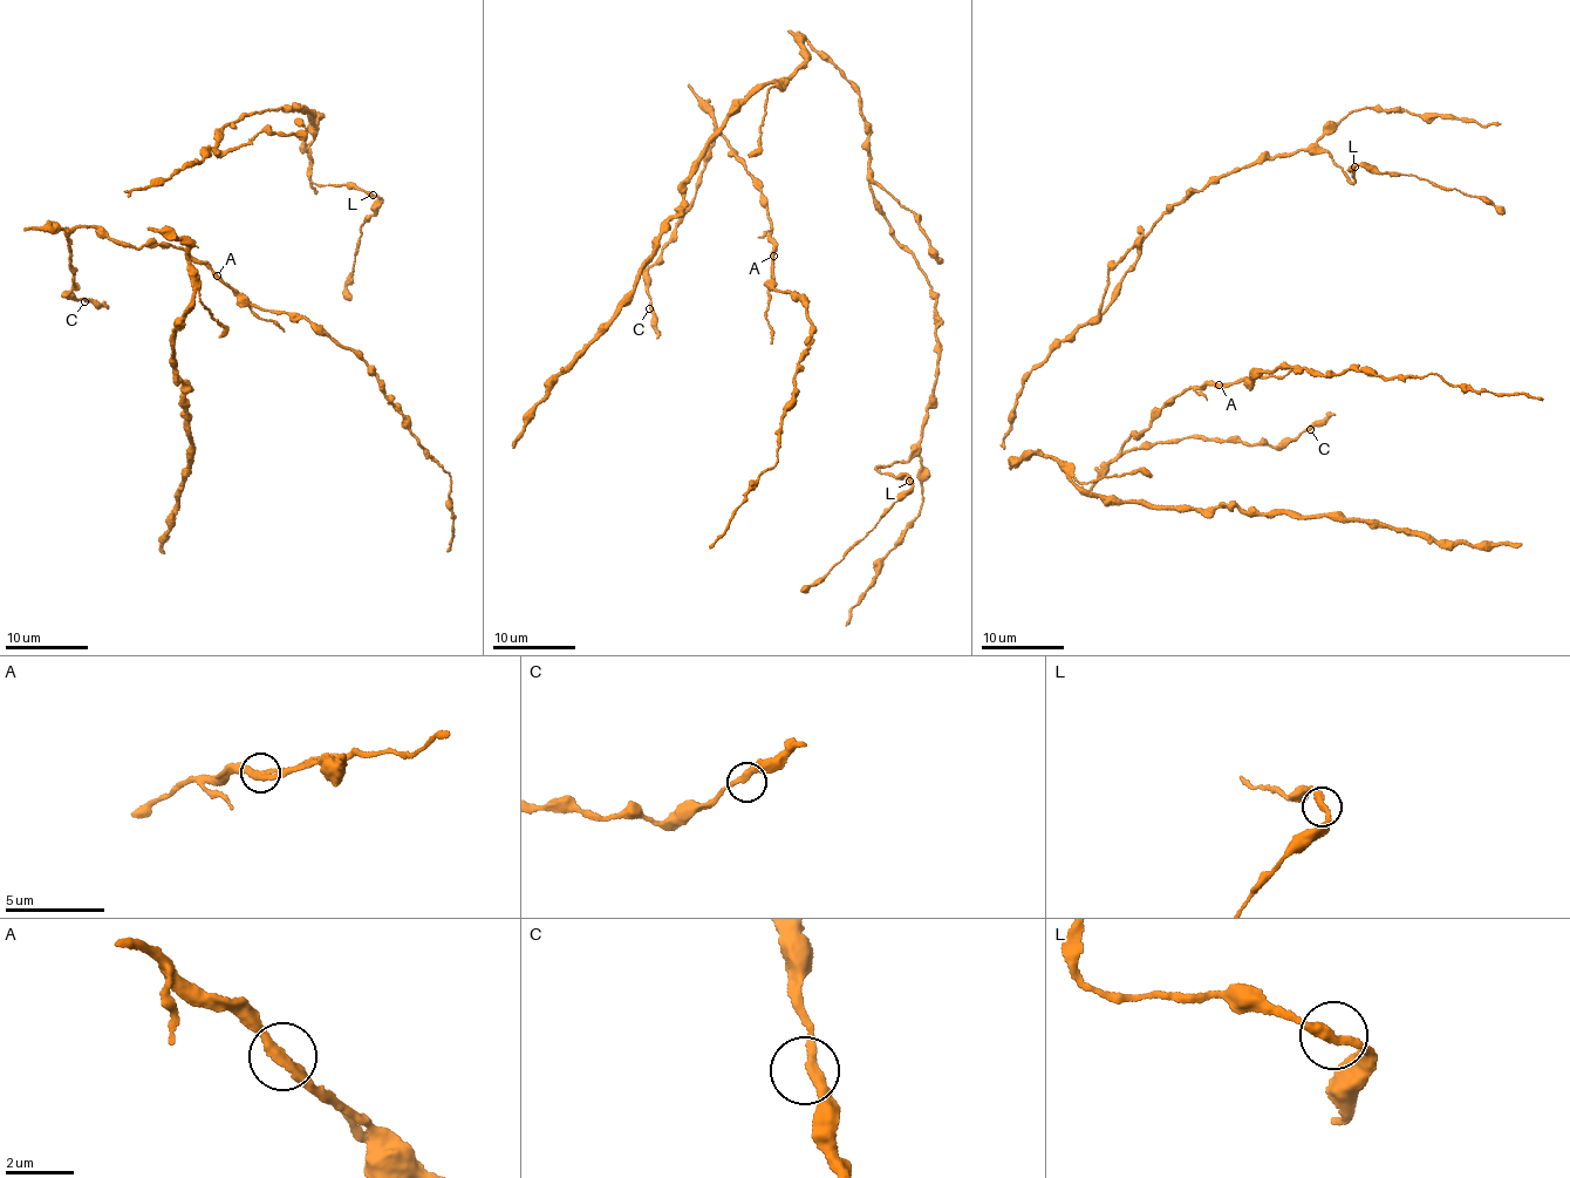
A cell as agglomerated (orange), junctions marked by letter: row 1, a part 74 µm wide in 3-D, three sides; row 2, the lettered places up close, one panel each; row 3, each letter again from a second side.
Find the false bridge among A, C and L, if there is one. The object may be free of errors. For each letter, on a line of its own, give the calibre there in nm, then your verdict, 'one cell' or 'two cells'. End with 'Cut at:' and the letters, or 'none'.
A: 320 nm | two cells
C: 320 nm | one cell
L: 320 nm | one cell
Cut at: A

